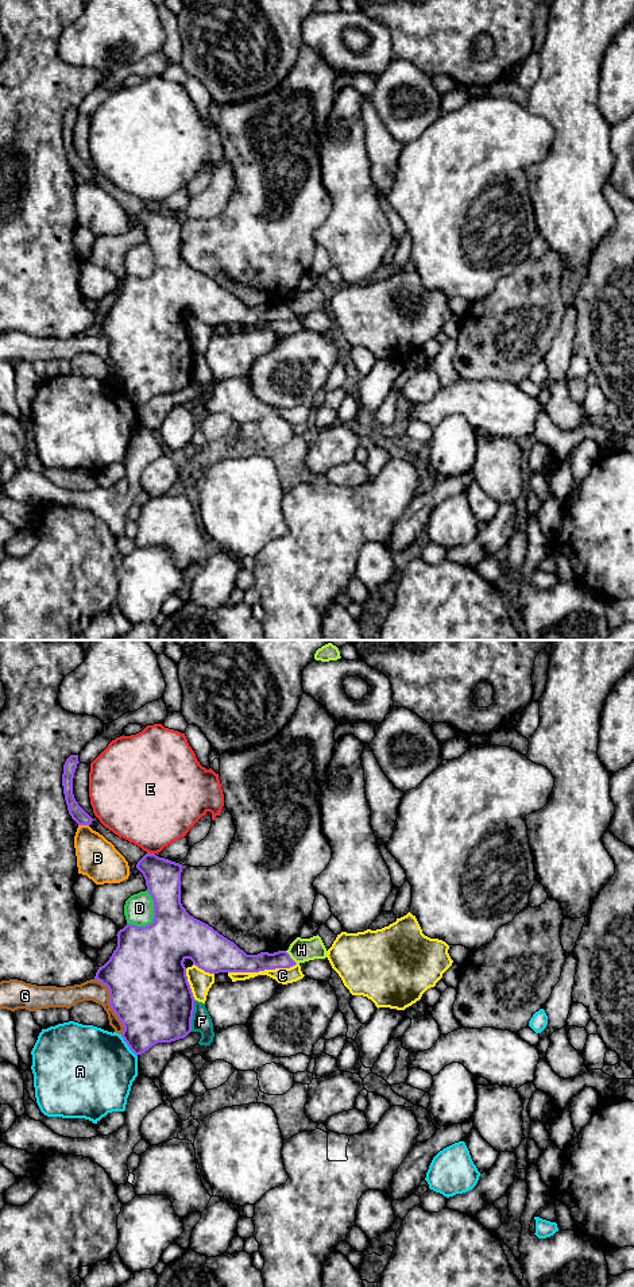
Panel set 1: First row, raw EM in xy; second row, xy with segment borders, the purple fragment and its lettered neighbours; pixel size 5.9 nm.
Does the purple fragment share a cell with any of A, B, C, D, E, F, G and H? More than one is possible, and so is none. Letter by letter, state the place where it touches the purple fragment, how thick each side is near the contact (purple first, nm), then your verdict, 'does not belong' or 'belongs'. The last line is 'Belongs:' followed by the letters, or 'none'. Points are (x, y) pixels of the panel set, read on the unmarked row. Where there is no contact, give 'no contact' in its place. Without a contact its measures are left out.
A: xy (127, 396) | 380/480 nm | does not belong
B: xy (84, 176) | 90/240 nm | does not belong
C: xy (262, 322) | 200/100 nm | does not belong
D: xy (153, 270) | 420/180 nm | does not belong
E: xy (151, 205) | 220/440 nm | does not belong
F: xy (192, 368) | 460/120 nm | does not belong
G: xy (109, 355) | 480/130 nm | does not belong
H: xy (290, 309) | 110/140 nm | does not belong
Belongs: none

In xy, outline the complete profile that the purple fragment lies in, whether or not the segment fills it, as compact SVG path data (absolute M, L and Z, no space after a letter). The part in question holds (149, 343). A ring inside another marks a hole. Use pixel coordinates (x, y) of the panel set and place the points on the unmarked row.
M146 205L136 216L136 220L146 231L147 243L154 253L154 270L146 278L127 275L117 284L117 298L109 312L98 319L94 331L109 342L109 357L124 382L121 389L129 401L138 408L158 394L171 394L186 389L192 384L194 363L194 348L188 334L183 313L190 311L194 317L209 325L219 324L259 324L264 321L290 320L297 315L286 303L274 305L260 304L247 307L233 293L228 292L208 275L190 267L181 255L181 224L182 216L159 209L155 205Z

